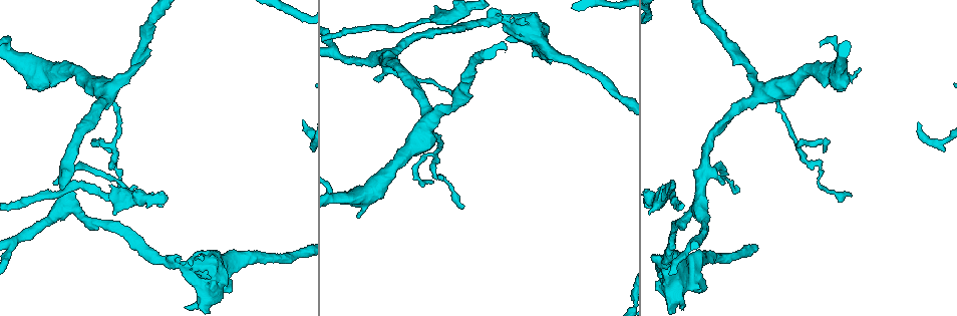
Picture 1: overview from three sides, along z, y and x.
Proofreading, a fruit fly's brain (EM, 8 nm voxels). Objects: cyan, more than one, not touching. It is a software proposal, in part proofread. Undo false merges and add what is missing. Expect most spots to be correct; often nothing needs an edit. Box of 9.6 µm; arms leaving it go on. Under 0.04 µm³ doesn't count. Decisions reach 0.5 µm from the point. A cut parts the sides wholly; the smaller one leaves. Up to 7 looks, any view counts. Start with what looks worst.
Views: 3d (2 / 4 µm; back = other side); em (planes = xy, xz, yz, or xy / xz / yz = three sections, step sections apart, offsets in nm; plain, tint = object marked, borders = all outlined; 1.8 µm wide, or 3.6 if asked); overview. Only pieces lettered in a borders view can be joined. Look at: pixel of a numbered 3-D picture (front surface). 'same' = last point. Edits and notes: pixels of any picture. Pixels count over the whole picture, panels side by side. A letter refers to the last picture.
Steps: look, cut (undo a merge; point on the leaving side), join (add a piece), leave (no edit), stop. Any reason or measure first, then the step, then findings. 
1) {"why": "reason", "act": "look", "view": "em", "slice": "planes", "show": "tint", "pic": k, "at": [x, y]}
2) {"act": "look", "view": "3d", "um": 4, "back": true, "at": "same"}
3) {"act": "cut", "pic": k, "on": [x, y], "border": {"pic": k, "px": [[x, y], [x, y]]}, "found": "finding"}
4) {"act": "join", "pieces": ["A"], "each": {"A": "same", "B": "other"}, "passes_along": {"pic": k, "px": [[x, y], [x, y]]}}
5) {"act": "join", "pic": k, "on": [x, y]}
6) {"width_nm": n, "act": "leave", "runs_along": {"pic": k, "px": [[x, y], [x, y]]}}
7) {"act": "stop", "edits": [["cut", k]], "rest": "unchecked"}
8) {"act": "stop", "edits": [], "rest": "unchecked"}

{"why": "abrupt turn", "act": "look", "view": "em", "slice": "planes", "show": "borders", "pic": 1, "at": [689, 267]}

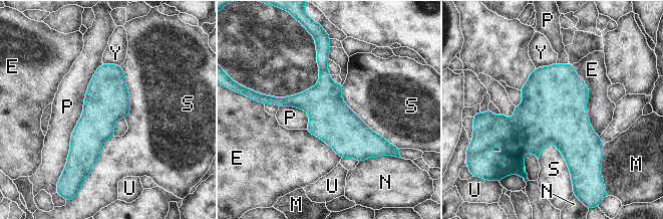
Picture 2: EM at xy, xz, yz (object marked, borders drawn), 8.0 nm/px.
{"width_nm": 360, "act": "leave", "each": {"E": "other", "M": "other", "N": "other", "P": "other", "S": "other", "U": "other", "Y": "other"}, "border": {"pic": 2, "px": [[342, 85], [345, 103], [391, 145]]}, "found": "all the same cell"}

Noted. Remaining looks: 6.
{"why": "free end", "act": "look", "view": "3d", "um": 2, "back": true, "pic": 1, "at": [823, 149]}

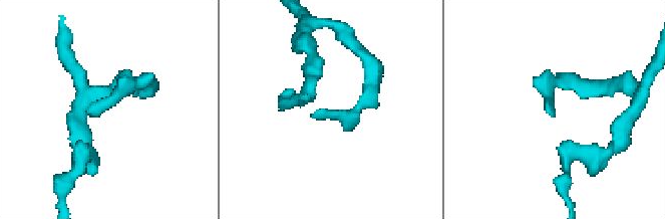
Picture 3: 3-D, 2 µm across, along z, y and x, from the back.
{"act": "look", "view": "em", "um": 3.6, "slice": "xy", "step": 4, "show": "borders", "pic": 3, "at": [549, 108]}

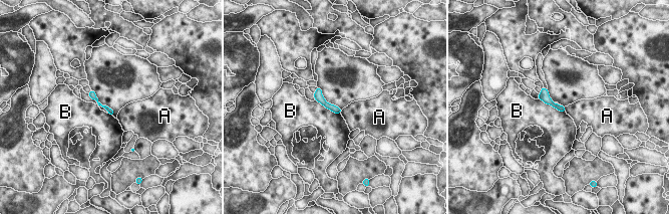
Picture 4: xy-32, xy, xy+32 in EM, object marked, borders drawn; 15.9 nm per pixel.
{"act": "leave", "each": {"A": "other", "B": "other"}, "border": {"pic": 4, "px": [[539, 98], [565, 112]]}, "found": "no lettered piece goes on from it"}

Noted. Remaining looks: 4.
{"why": "four or more arms meet", "act": "look", "view": "em", "slice": "yz", "step": 4, "show": "borders", "pic": 1, "at": [429, 123]}

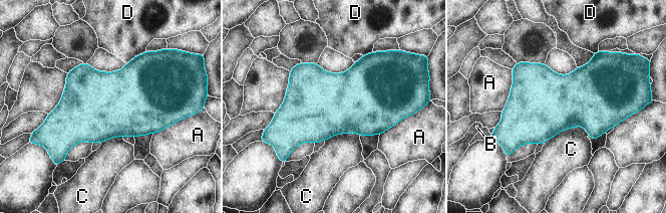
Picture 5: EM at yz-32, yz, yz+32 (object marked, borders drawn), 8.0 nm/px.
{"act": "leave", "each": {"A": "other", "B": "other", "C": "other", "D": "other"}, "border": {"pic": 5, "px": [[589, 135], [567, 128], [544, 143]]}, "found": "all the same cell"}

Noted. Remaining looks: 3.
{"act": "stop", "edits": [], "rest": "unchecked"}

